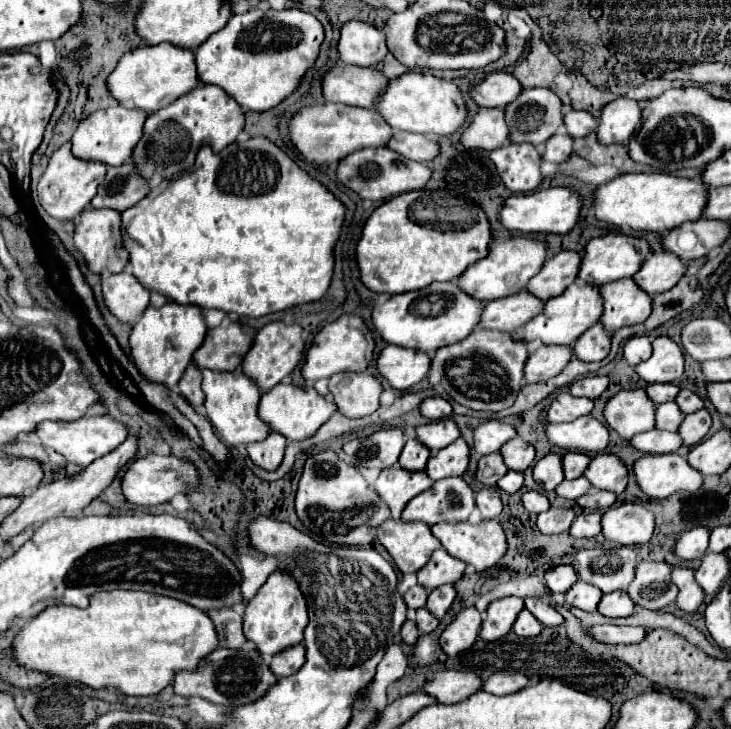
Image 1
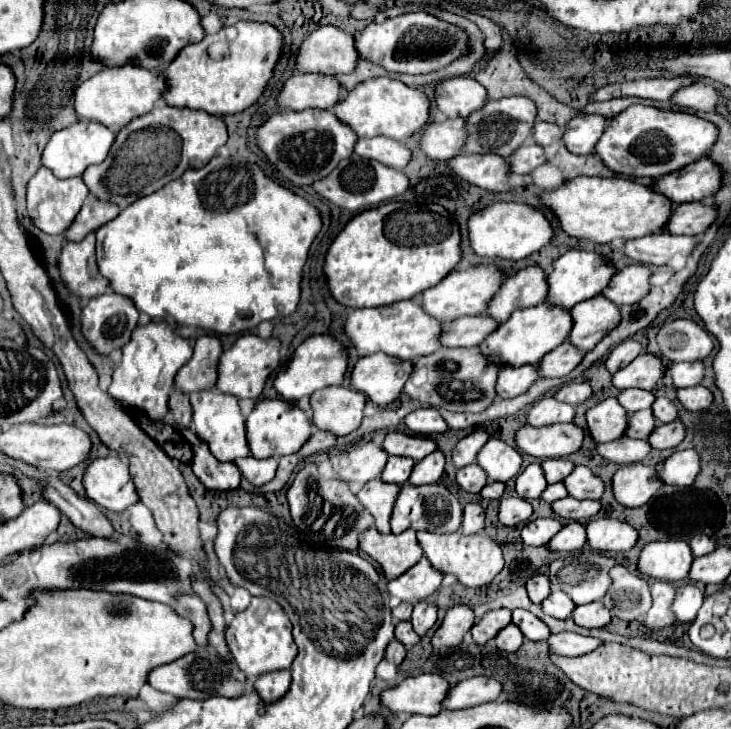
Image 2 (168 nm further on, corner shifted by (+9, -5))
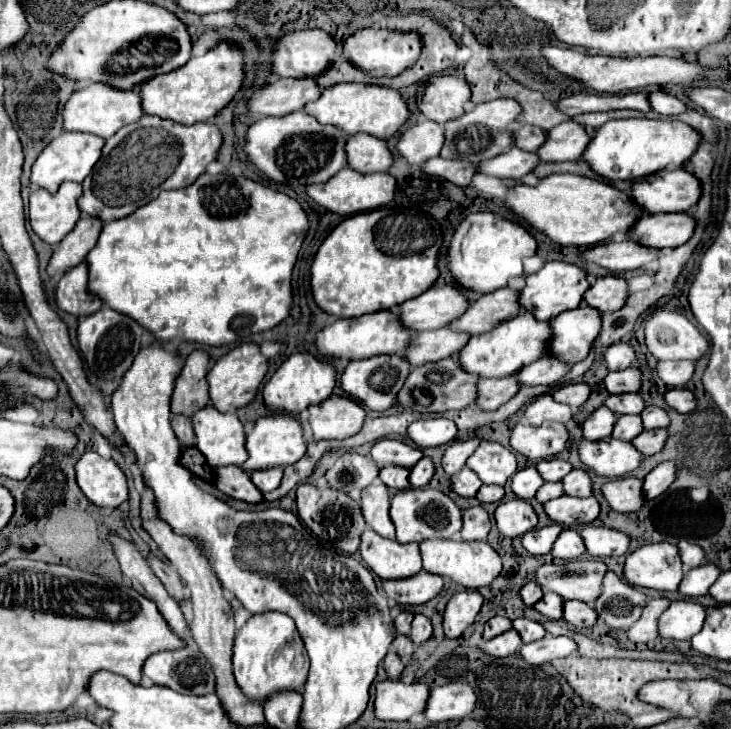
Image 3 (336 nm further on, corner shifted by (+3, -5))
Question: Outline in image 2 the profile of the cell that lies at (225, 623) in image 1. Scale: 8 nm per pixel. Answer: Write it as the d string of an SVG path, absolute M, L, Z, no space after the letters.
M180 596L174 604L174 610L180 616L188 616L194 622L194 640L198 646L208 646L208 634L212 630L212 622L208 616L208 608L200 602L198 596Z

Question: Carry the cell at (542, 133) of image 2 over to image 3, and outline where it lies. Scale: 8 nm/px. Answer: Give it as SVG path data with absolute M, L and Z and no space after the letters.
M516 126L512 132L514 132L514 146L526 152L538 150L538 146L542 146L546 138L546 132L538 130L536 126Z

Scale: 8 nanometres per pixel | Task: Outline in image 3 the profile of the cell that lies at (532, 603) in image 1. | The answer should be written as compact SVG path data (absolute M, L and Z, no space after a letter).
M516 618L514 624L512 624L512 628L520 634L520 638L522 638L524 644L534 642L534 640L540 640L546 634L546 630L544 630L542 624L538 624L534 620L528 620L528 618Z

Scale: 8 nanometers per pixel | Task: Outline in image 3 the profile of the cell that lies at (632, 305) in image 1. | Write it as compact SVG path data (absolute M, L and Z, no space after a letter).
M578 306L552 318L548 322L552 328L552 338L548 342L550 356L568 366L586 358L594 338L598 336L600 316L598 310Z

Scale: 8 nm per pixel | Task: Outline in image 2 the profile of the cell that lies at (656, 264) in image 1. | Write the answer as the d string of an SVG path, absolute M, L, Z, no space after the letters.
M630 264L618 274L614 274L614 278L610 280L608 288L602 290L602 294L616 306L634 304L650 292L650 278L652 270L646 264Z

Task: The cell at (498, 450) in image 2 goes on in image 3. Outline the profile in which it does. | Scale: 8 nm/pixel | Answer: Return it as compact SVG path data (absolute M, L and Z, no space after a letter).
M482 440L476 452L468 458L466 466L478 474L484 484L504 486L506 480L516 472L516 456L512 450Z

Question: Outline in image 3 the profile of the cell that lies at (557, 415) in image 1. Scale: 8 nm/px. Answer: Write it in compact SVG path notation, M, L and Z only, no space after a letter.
M544 394L544 396L536 398L524 410L524 418L532 426L540 426L542 422L548 422L548 420L550 422L562 422L562 424L566 424L572 418L572 414L574 412L572 412L570 406L554 402L554 398L550 394Z

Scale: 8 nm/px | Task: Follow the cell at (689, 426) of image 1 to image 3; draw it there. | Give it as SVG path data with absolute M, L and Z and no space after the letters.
M666 430L642 432L642 434L638 434L638 438L632 440L632 446L634 446L642 456L652 456L652 454L656 454L656 452L662 450L666 436L668 436Z

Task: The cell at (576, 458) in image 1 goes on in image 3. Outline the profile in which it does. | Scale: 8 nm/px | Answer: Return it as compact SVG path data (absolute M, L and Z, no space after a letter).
M552 458L552 460L542 460L536 464L536 470L540 472L540 476L544 478L544 482L560 482L570 470L572 466L566 460L560 458Z

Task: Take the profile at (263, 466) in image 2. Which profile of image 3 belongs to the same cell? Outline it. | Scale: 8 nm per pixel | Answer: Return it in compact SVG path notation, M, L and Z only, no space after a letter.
M278 468L278 470L258 470L258 474L250 474L250 478L260 492L272 492L282 482L282 468Z

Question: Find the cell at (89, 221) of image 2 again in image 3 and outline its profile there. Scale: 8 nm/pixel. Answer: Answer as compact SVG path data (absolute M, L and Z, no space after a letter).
M82 218L74 226L74 230L58 244L56 252L50 258L48 274L62 276L72 266L82 264L88 252L96 246L100 230L102 230L102 222L98 222L98 218Z

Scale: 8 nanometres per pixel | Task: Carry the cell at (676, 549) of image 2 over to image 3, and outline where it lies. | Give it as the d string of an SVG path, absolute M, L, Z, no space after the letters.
M646 544L626 556L624 578L632 586L672 592L682 578L682 562L674 544Z

